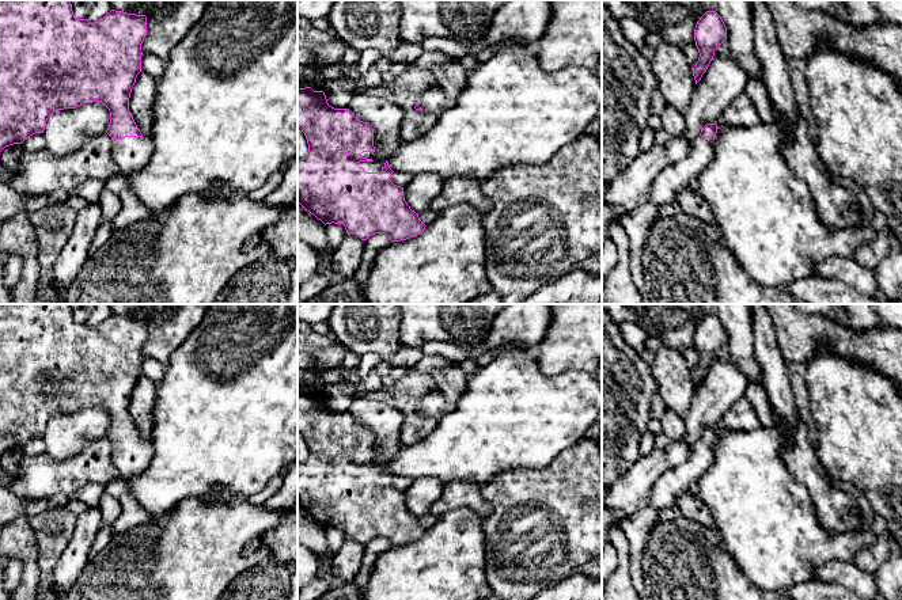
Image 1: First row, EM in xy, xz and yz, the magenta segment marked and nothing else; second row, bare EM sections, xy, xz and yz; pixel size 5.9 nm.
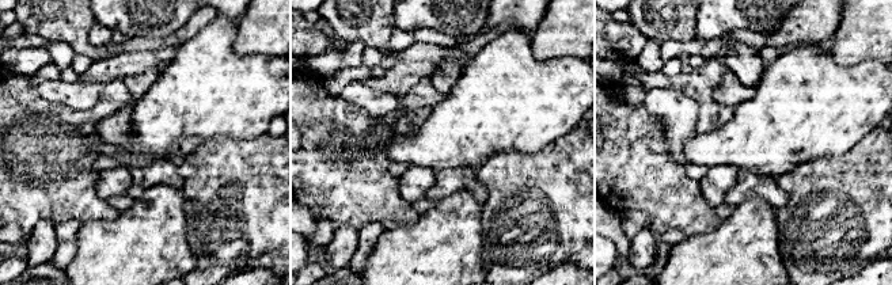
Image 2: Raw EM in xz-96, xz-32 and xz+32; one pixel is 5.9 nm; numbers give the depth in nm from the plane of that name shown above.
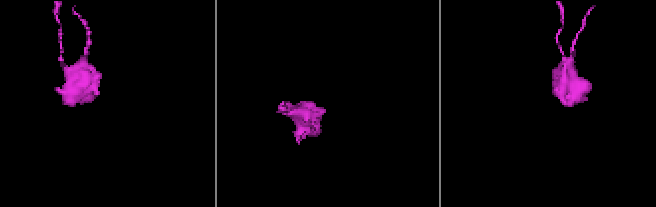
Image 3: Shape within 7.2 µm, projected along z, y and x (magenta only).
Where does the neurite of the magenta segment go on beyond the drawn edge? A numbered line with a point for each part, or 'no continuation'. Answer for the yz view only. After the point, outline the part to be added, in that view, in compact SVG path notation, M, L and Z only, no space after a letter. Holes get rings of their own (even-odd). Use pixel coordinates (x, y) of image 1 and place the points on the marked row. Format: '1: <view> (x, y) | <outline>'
1: yz (636, 223) | M698 136L685 157L659 172L648 189L647 201L618 217L630 243L630 273L643 304L651 304L644 285L643 248L651 225L659 219L659 208L676 201L678 191L698 178L713 155L713 140Z

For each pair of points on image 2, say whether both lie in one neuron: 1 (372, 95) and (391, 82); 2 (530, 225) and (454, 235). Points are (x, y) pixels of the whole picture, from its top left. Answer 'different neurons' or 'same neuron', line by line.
1: different neurons
2: different neurons

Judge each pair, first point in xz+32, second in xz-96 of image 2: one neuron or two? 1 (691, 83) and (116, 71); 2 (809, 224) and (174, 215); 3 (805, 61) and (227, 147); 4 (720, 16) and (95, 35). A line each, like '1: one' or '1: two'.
1: one
2: two
3: two
4: two

